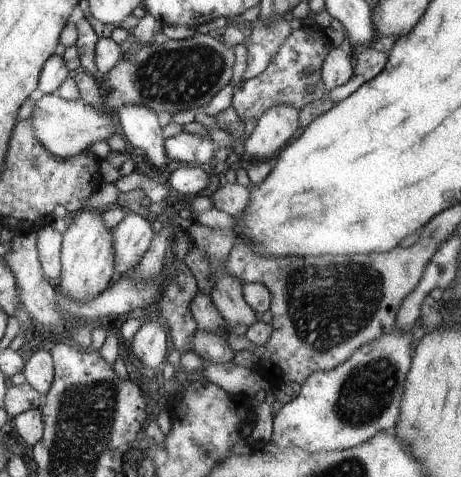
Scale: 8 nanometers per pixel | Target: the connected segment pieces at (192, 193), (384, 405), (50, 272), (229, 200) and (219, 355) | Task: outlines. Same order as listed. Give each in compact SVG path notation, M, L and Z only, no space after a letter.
M180 166L170 176L167 176L167 183L171 189L186 198L202 196L210 184L210 175L202 168L194 166Z
M396 328L362 346L352 360L338 364L334 369L316 370L301 385L300 394L286 405L274 417L274 432L270 442L281 448L295 447L307 452L342 451L366 443L378 432L392 430L401 419L401 401L404 399L405 384L409 369L412 367L412 341L410 331Z
M46 226L37 232L37 250L44 275L50 278L61 277L61 245L63 234Z
M226 184L210 196L214 208L232 217L240 217L246 213L251 202L250 186Z
M198 330L194 336L190 351L199 355L208 364L231 362L236 354L223 337L202 330Z

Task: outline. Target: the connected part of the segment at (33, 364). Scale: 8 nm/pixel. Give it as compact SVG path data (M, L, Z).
M46 350L34 352L23 372L27 384L45 396L50 391L55 374L51 353Z

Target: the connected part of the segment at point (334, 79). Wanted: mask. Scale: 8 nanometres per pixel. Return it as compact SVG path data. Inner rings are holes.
M346 45L334 47L325 60L321 76L324 78L326 90L339 88L350 81L353 74L354 52Z

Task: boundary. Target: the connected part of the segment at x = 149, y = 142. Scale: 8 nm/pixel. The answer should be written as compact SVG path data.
M128 104L125 107L121 107L116 116L116 122L119 125L120 134L128 144L129 150L142 149L142 156L148 158L148 164L154 169L164 170L170 162L170 158L165 152L165 140L164 134L162 134L162 126L158 121L158 116L149 107Z

